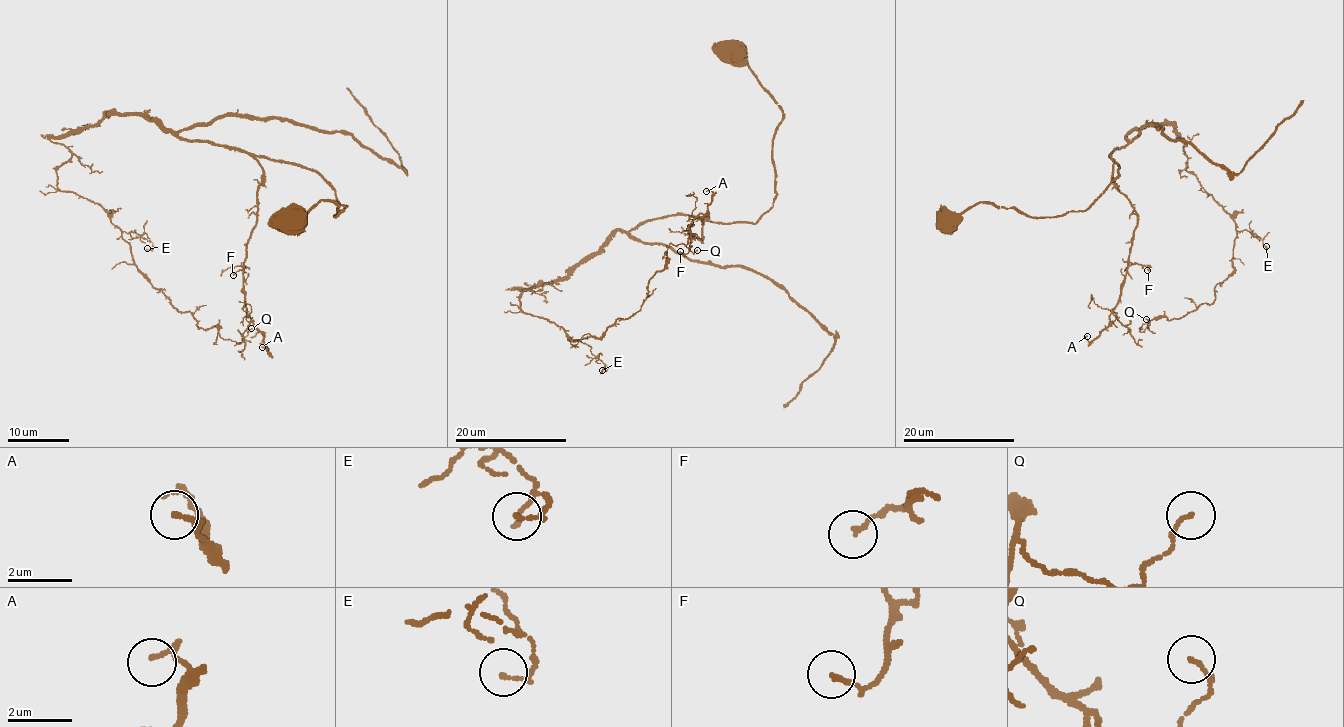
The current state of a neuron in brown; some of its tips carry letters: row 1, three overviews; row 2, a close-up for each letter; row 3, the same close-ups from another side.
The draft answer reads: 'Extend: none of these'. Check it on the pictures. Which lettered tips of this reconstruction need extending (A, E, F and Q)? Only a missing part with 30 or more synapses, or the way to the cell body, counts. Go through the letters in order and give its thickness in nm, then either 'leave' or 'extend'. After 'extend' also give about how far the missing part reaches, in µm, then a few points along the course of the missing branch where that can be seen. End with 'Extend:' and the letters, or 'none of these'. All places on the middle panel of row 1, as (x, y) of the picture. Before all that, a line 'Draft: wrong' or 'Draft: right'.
Draft: right
A: 140 nm thick; leave
E: 110 nm thick; leave
F: 130 nm thick; leave
Q: 130 nm thick; leave
Extend: none of these

